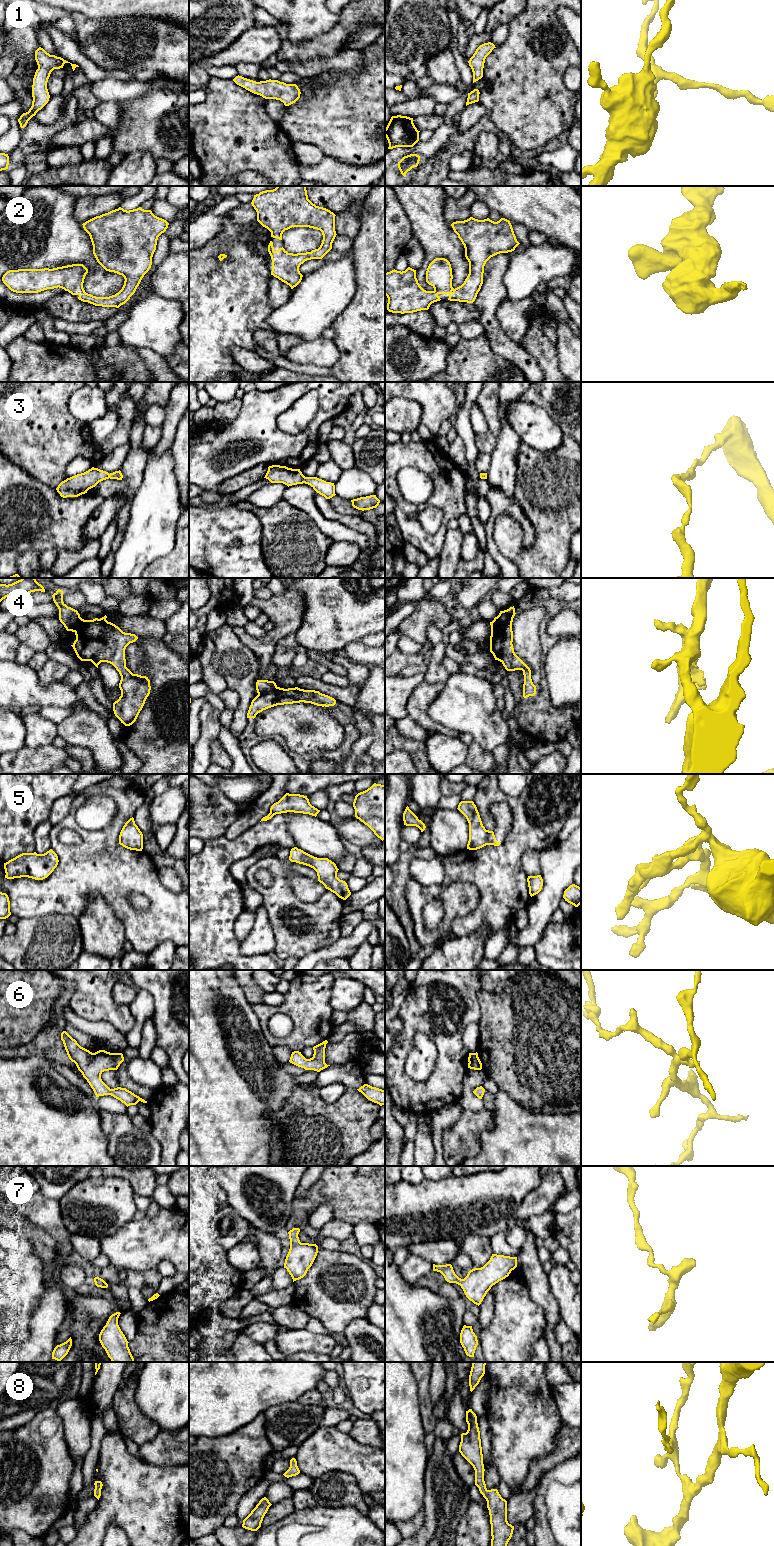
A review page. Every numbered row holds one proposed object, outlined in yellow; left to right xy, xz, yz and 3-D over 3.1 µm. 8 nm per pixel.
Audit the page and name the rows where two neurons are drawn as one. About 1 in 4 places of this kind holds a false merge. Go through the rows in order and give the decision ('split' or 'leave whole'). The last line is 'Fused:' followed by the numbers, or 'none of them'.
1: leave whole
2: leave whole
3: leave whole
4: split
5: leave whole
6: leave whole
7: leave whole
8: leave whole
Fused: 4

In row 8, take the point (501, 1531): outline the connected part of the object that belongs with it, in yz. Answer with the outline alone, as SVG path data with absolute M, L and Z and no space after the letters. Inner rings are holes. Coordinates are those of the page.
M472 1409L466 1411L466 1422L468 1430L461 1434L459 1452L473 1466L475 1485L487 1501L491 1524L491 1546L507 1546L514 1526L507 1521L507 1501L501 1497L497 1489L486 1488L480 1431L477 1416Z

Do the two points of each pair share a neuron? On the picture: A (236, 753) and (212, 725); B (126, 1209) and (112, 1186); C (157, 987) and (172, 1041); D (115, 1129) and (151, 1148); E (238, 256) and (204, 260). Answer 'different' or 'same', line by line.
A: different
B: same
C: same
D: same
E: same

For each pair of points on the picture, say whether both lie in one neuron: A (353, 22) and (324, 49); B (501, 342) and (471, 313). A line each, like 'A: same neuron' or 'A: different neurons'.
A: same neuron
B: different neurons

